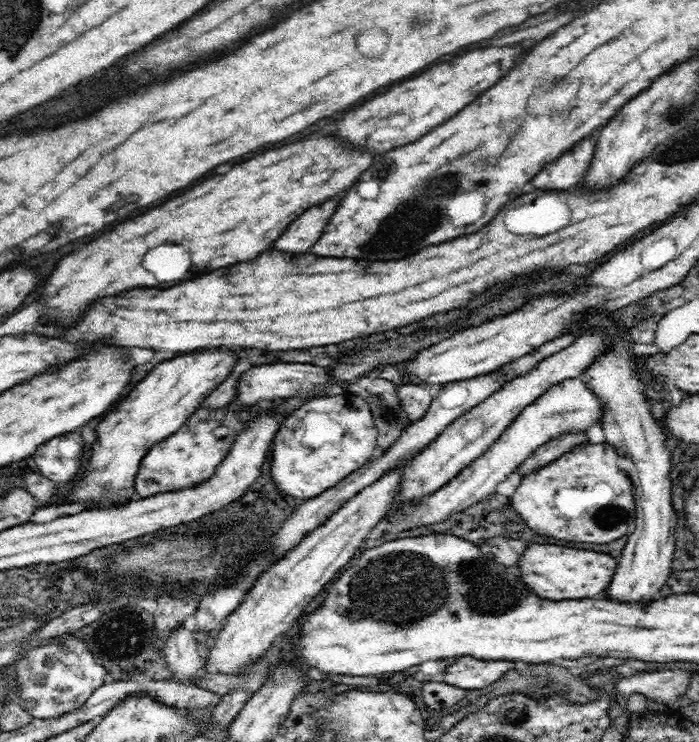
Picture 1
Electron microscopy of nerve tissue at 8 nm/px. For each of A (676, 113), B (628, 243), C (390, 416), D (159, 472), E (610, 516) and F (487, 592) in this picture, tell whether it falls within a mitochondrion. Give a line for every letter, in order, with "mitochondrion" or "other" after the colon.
A: mitochondrion
B: other
C: mitochondrion
D: mitochondrion
E: mitochondrion
F: mitochondrion

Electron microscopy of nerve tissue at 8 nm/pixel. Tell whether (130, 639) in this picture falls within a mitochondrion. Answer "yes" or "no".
yes

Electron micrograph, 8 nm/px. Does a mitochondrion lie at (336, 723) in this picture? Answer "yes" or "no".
yes

